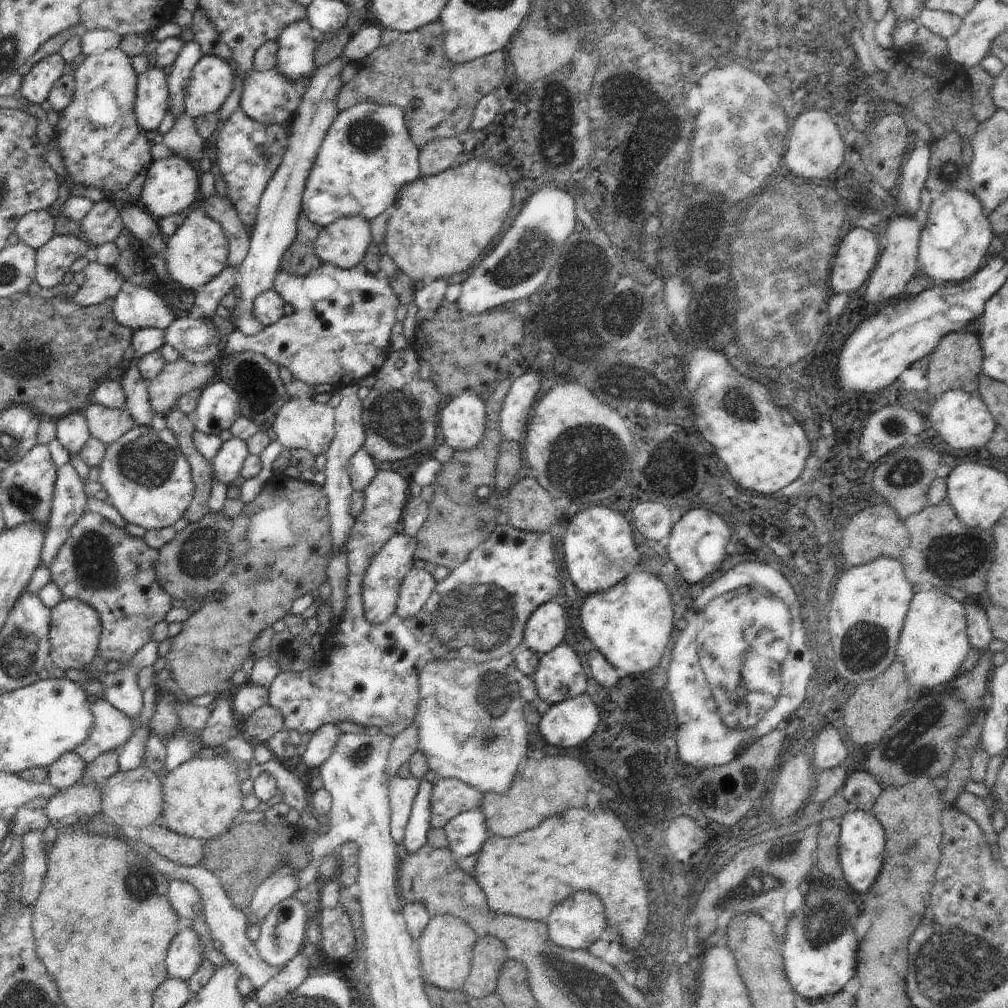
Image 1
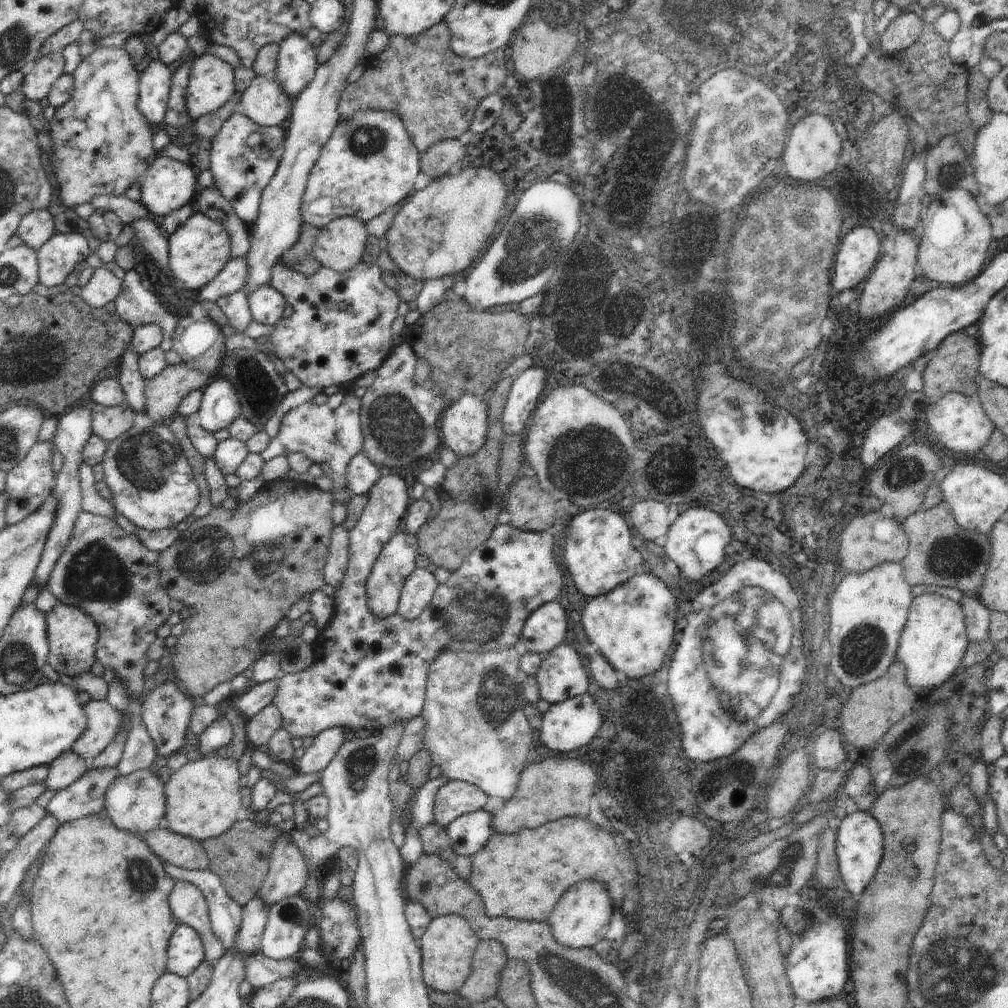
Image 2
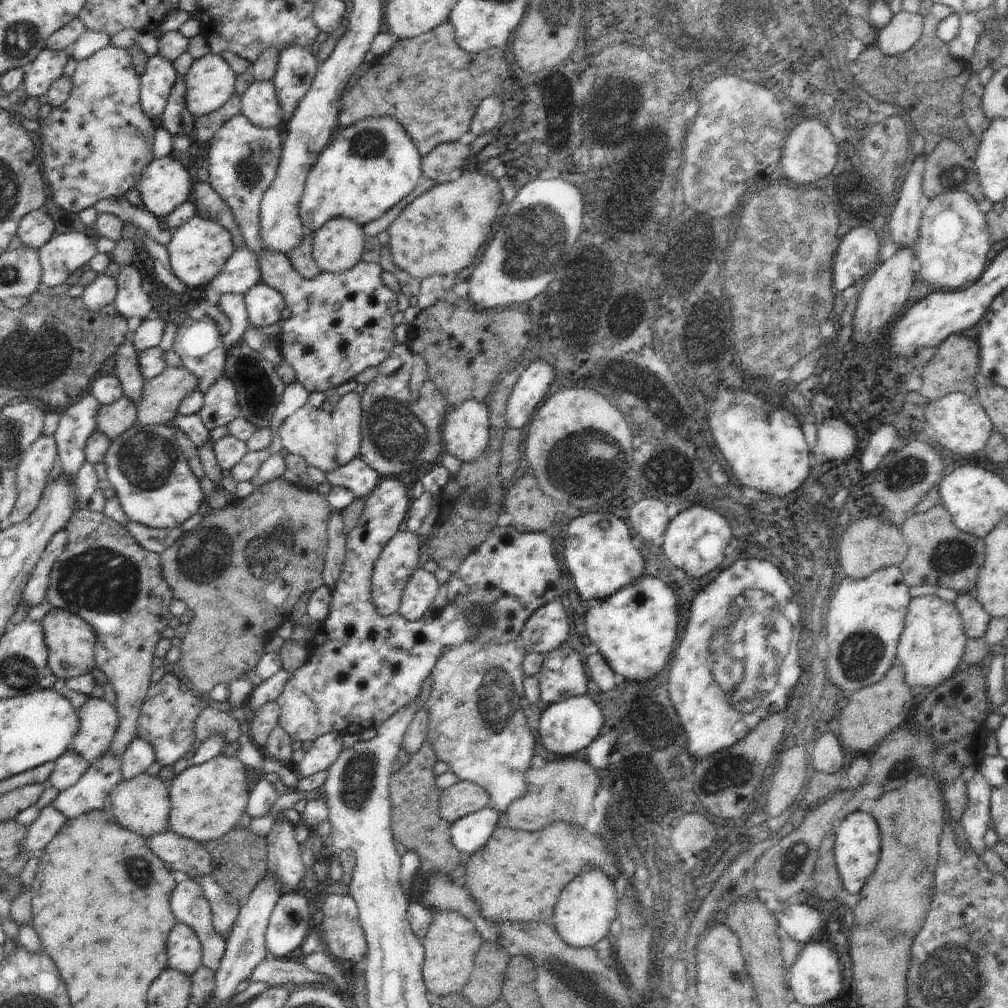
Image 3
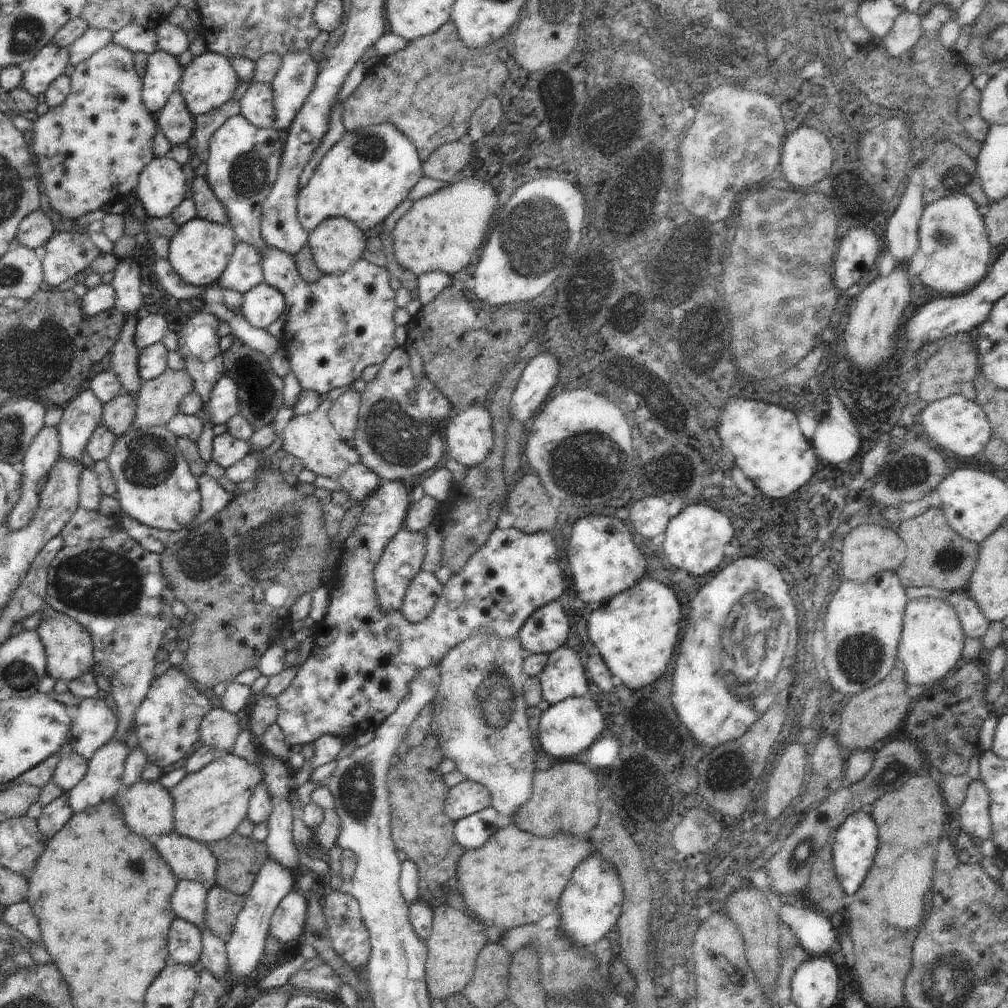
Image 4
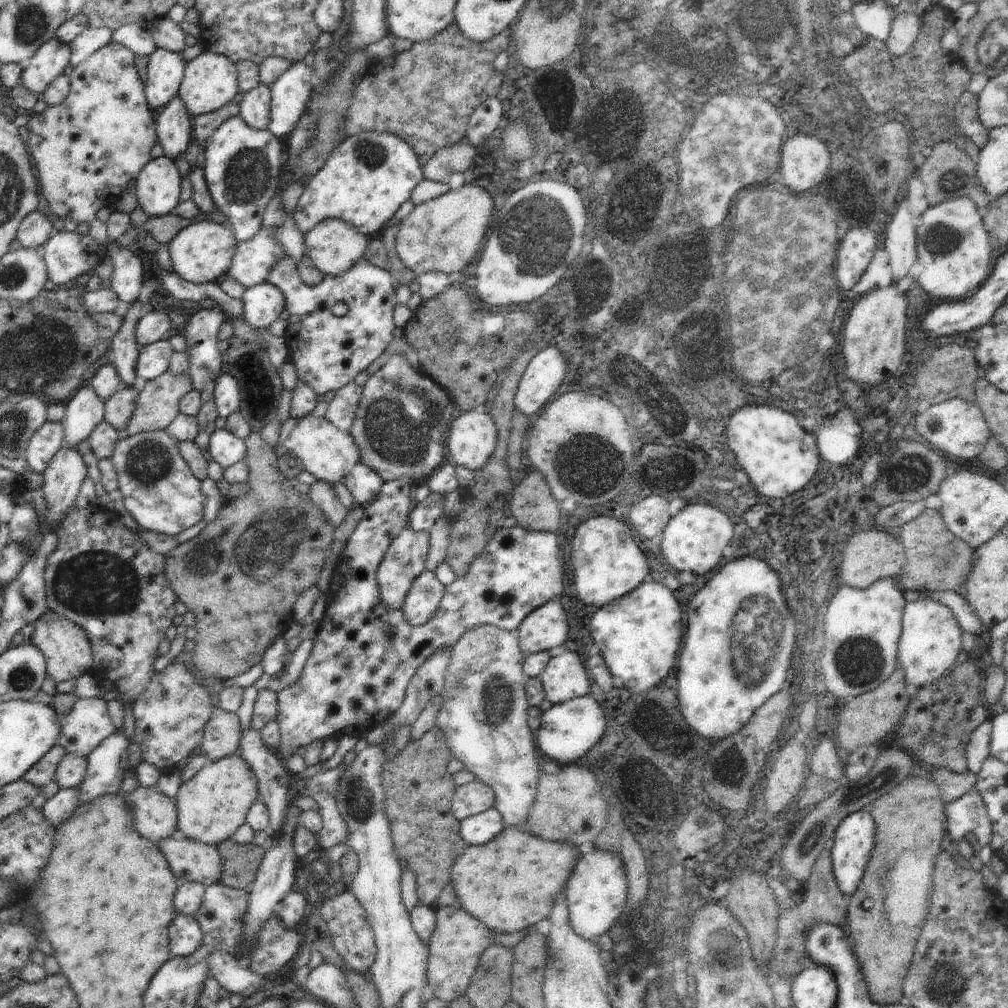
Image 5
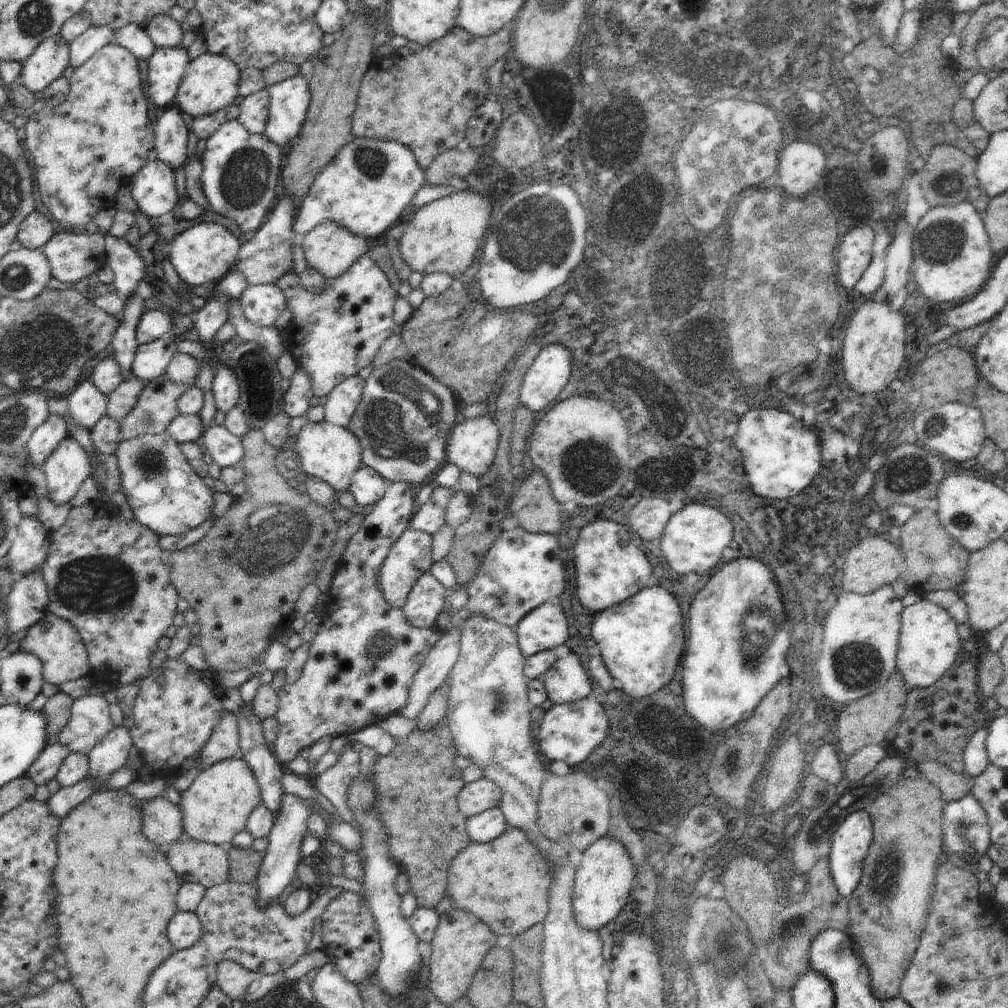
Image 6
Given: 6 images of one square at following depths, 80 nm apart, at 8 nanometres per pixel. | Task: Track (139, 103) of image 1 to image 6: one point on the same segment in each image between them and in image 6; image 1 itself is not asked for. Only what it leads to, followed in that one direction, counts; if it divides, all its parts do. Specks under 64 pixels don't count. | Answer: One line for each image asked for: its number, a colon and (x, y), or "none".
2: (155, 80)
3: (160, 74)
4: (164, 72)
5: (165, 69)
6: (167, 65)

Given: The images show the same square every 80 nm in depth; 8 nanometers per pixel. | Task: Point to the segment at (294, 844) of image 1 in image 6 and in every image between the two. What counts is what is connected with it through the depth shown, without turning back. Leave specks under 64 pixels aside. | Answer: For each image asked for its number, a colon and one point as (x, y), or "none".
2: (241, 854)
3: (239, 861)
4: (240, 858)
5: (241, 862)
6: (244, 865)

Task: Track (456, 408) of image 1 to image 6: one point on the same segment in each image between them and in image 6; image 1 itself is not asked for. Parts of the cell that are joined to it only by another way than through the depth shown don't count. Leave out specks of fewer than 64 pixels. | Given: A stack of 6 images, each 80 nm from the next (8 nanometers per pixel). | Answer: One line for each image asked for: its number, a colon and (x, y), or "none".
2: (463, 426)
3: (465, 432)
4: (469, 435)
5: (471, 439)
6: (472, 446)

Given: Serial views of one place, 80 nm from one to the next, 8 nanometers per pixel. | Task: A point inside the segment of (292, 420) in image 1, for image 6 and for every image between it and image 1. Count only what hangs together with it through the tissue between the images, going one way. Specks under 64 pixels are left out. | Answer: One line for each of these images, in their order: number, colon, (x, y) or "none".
2: (310, 429)
3: (309, 432)
4: (311, 437)
5: (329, 454)
6: (328, 451)

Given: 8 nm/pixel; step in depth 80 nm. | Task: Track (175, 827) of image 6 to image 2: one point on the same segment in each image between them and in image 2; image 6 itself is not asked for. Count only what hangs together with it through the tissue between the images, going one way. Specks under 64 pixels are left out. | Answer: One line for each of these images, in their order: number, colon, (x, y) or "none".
2: (137, 803)
3: (143, 805)
4: (148, 807)
5: (155, 813)

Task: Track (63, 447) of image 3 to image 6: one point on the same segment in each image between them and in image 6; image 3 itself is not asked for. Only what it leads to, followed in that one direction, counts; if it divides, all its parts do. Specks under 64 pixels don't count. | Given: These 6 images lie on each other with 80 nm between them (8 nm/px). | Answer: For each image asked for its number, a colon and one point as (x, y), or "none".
4: (82, 415)
5: (86, 408)
6: (87, 405)

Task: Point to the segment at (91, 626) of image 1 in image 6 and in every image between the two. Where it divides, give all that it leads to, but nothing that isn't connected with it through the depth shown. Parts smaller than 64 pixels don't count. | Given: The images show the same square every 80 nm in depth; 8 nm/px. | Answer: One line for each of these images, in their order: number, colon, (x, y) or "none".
2: (72, 635)
3: (71, 641)
4: (68, 645)
5: (68, 652)
6: (53, 639)

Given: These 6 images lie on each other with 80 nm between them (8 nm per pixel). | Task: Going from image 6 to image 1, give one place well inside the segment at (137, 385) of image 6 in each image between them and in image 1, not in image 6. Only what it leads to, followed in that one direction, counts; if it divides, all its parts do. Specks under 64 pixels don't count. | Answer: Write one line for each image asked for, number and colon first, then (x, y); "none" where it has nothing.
1: (106, 424)
2: (109, 422)
3: (114, 419)
4: (118, 414)
5: (119, 407)

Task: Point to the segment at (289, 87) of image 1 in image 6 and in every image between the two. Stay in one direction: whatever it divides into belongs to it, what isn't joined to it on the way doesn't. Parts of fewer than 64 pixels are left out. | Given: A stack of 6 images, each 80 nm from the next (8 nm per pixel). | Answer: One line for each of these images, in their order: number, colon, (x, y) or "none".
2: (264, 102)
3: (259, 103)
4: (256, 105)
5: (255, 108)
6: (253, 112)

